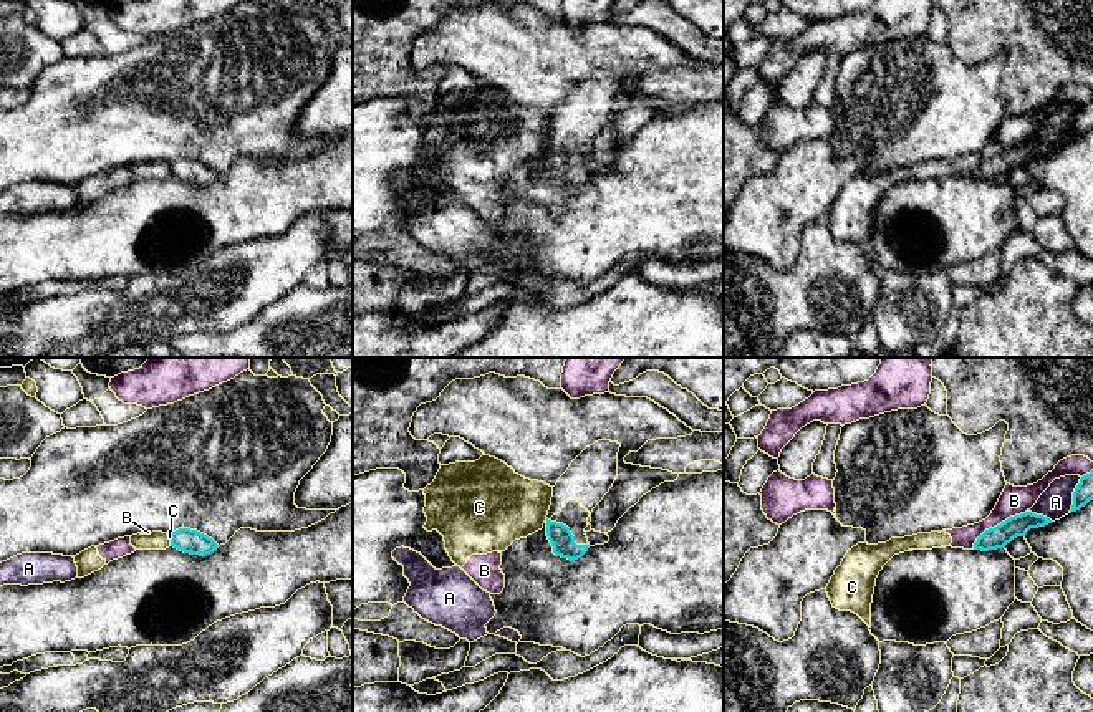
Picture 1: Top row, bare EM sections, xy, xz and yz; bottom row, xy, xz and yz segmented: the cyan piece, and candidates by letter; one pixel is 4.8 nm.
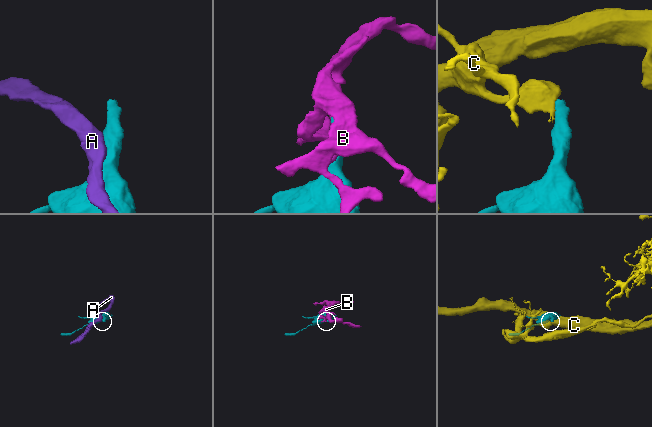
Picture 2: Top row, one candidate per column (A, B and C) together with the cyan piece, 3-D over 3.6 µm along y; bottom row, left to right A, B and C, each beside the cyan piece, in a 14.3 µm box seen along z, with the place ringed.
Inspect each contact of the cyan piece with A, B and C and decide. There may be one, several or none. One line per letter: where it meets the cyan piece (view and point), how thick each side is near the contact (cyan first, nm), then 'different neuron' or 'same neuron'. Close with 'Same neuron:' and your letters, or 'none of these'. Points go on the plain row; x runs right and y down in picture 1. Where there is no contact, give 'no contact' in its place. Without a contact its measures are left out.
A: contact yz (1040, 144); calibres 110 and 160 nm; different neuron
B: contact yz (997, 154); calibres 110 and 140 nm; different neuron
C: contact xy (171, 169); calibres 120 and 90 nm; different neuron
Same neuron: none of these

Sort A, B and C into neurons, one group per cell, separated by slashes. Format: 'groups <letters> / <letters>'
groups A / B C

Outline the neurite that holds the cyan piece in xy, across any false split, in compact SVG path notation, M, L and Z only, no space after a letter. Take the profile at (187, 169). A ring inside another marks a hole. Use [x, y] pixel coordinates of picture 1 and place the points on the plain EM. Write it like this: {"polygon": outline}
{"polygon": "M179 157L169 162L169 166L171 176L190 184L205 185L219 177L219 174L212 167L190 157Z"}

